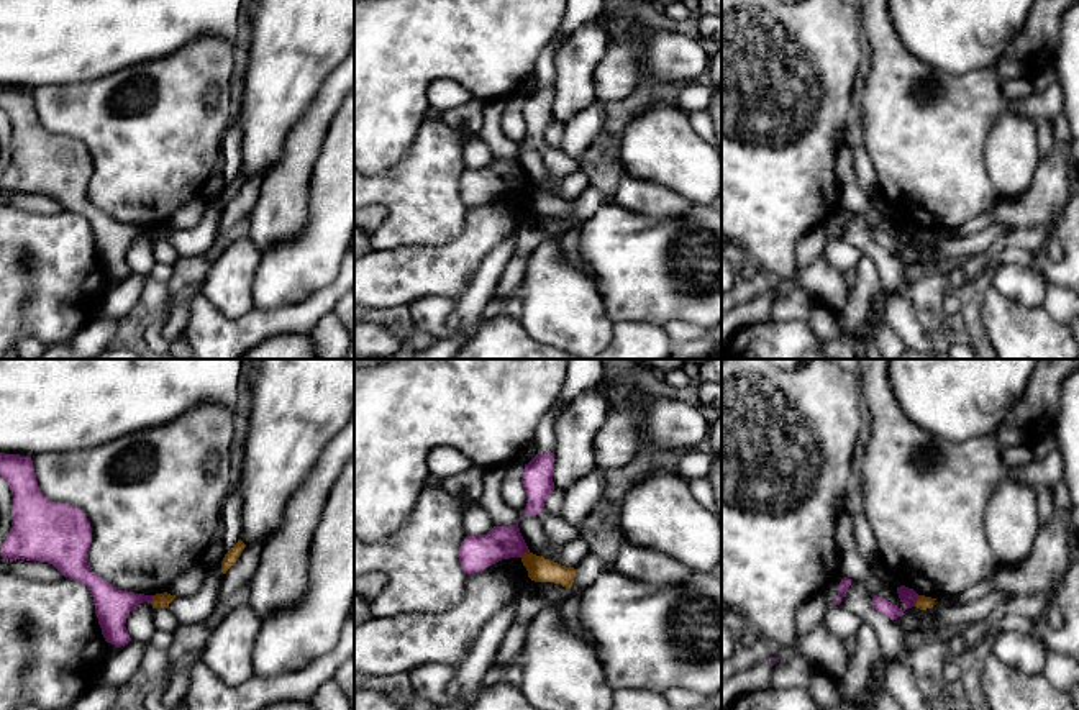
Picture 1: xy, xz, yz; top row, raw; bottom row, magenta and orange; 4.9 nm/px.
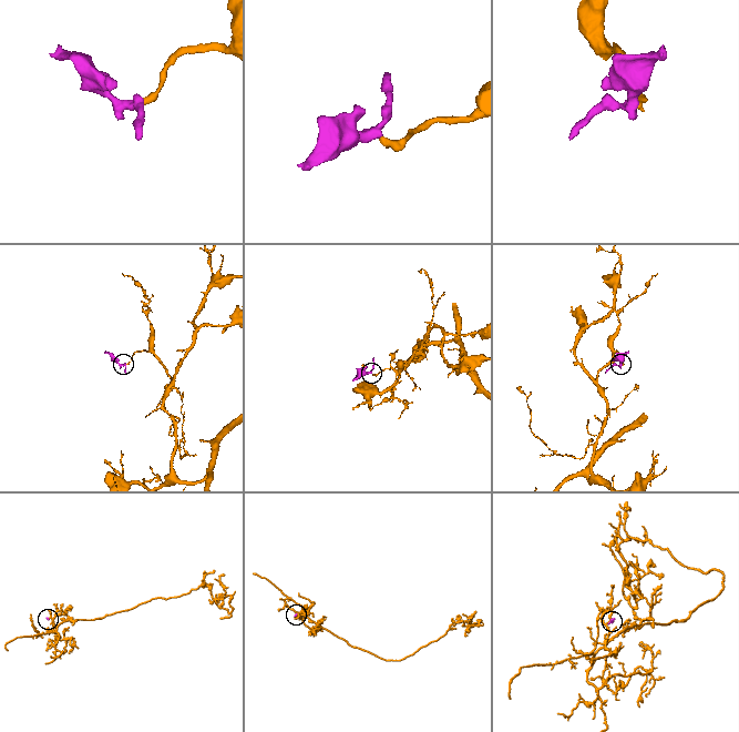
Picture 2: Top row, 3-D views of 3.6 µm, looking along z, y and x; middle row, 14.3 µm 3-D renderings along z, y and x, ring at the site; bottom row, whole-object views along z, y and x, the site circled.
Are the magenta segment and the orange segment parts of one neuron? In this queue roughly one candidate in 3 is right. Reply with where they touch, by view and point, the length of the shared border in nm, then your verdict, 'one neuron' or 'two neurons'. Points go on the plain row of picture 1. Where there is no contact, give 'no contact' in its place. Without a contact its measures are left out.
meets magenta in yz at (915, 233); contact 70 nm long; two neurons

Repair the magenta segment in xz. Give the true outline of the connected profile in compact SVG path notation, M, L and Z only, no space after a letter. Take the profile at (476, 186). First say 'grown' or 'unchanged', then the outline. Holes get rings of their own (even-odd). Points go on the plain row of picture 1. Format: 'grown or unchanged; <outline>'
unchanged; M520 152L510 159L494 159L482 169L466 169L459 180L461 202L466 207L474 207L502 192L528 185L518 156Z

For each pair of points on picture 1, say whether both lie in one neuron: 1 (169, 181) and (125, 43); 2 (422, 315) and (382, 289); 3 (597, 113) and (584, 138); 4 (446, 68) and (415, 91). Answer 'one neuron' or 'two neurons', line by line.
1: two neurons
2: two neurons
3: one neuron
4: one neuron

